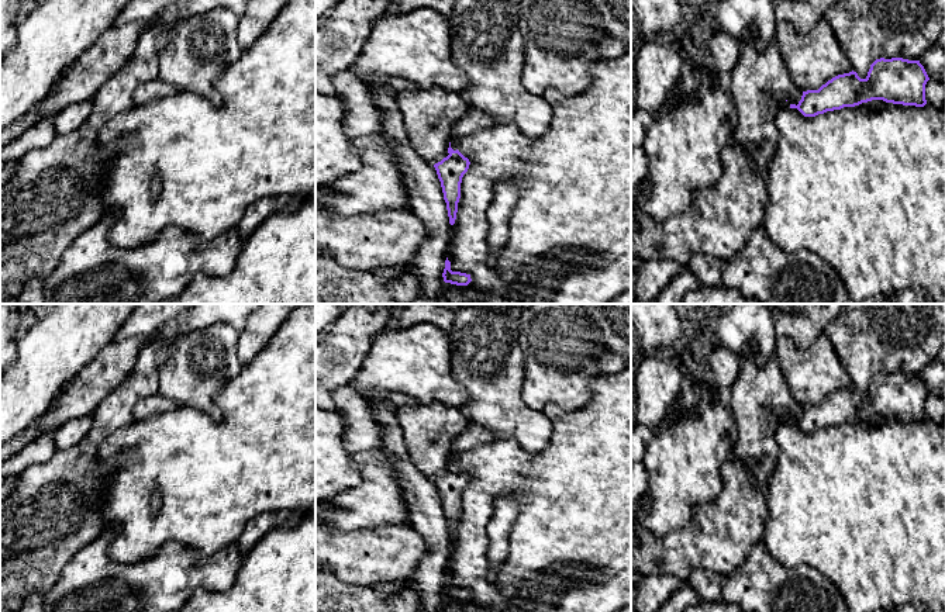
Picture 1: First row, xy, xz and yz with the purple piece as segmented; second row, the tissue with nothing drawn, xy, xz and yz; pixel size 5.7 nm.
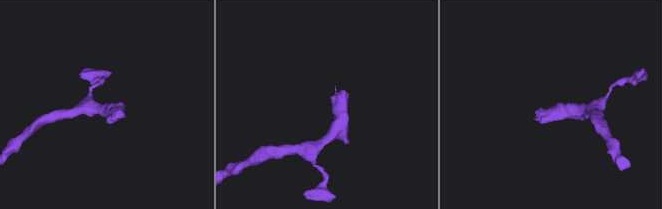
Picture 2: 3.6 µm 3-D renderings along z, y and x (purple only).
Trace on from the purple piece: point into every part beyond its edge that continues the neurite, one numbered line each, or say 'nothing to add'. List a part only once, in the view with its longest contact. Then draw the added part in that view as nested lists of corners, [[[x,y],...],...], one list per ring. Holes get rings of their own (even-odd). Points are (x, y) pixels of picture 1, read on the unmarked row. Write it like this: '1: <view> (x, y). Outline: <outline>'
1: xz (475, 435). Outline: [[[469,421],[468,428],[458,436],[458,439],[453,443],[451,452],[451,463],[456,466],[458,454],[492,443],[494,440],[496,436],[490,431]]]

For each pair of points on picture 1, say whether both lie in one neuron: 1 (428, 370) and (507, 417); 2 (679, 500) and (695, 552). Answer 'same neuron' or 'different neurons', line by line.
1: different neurons
2: different neurons

